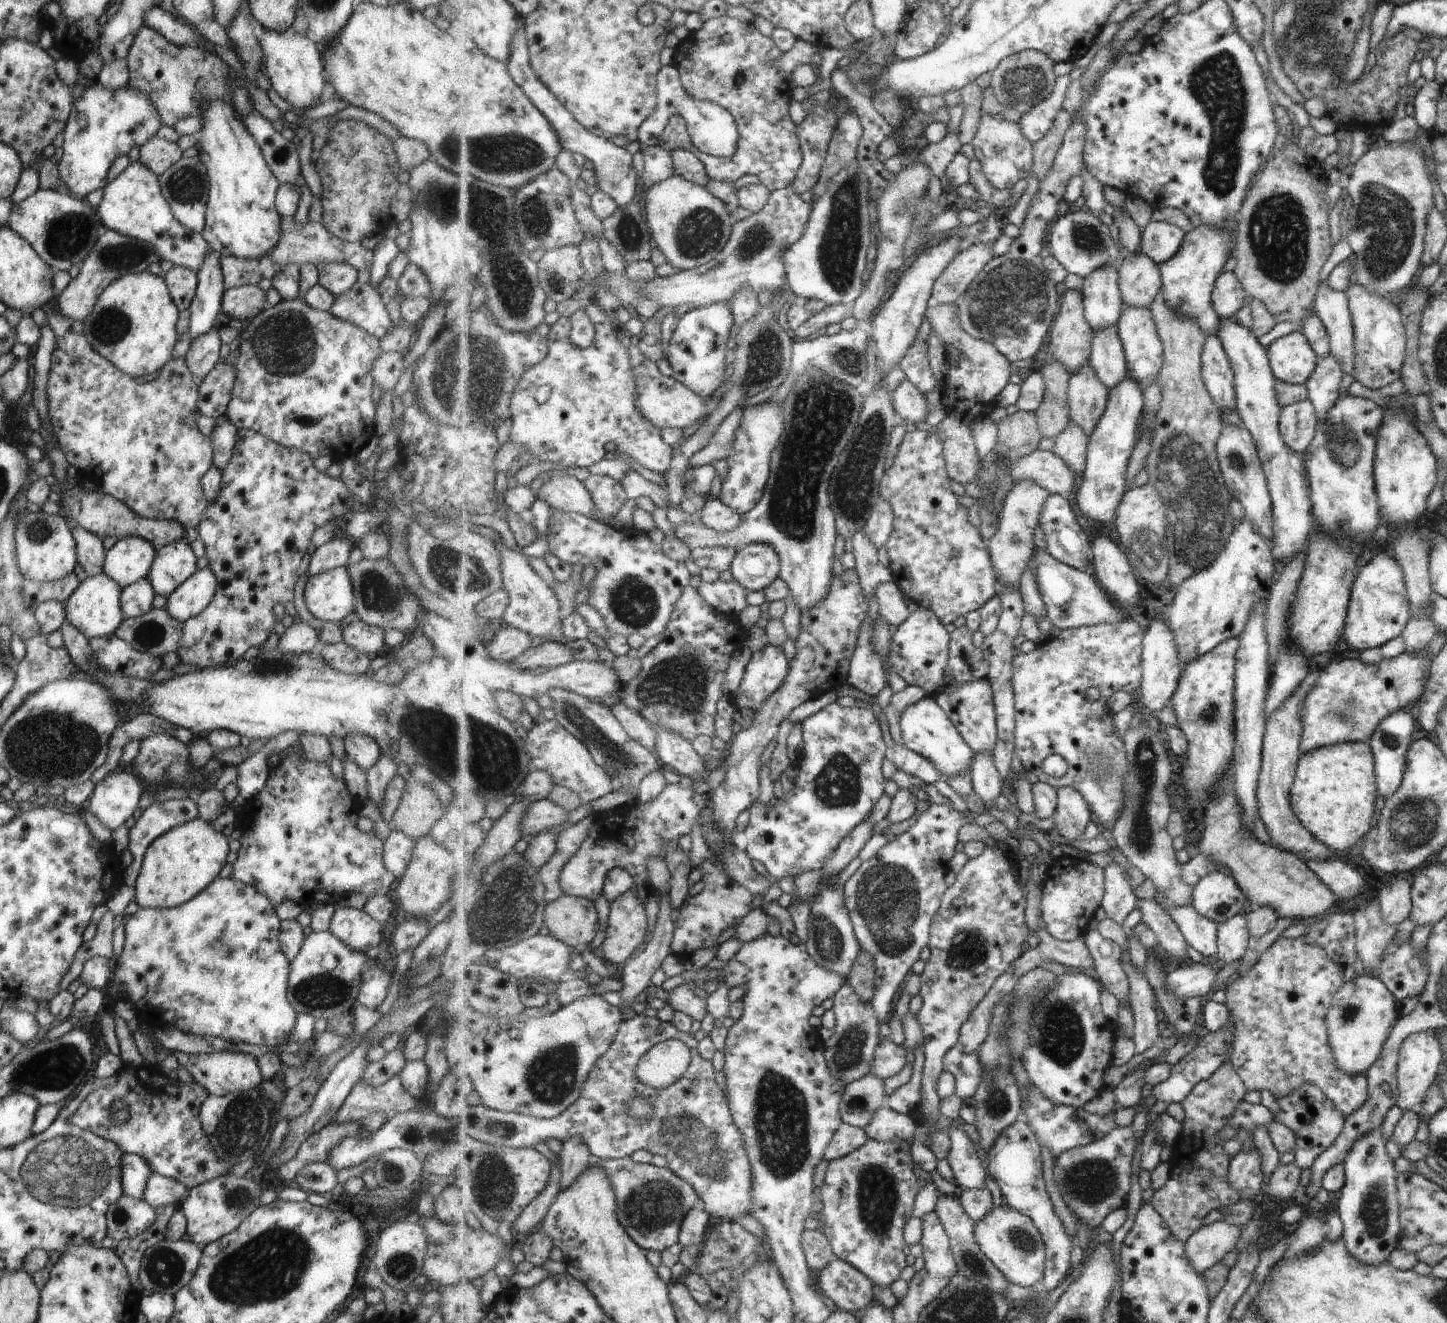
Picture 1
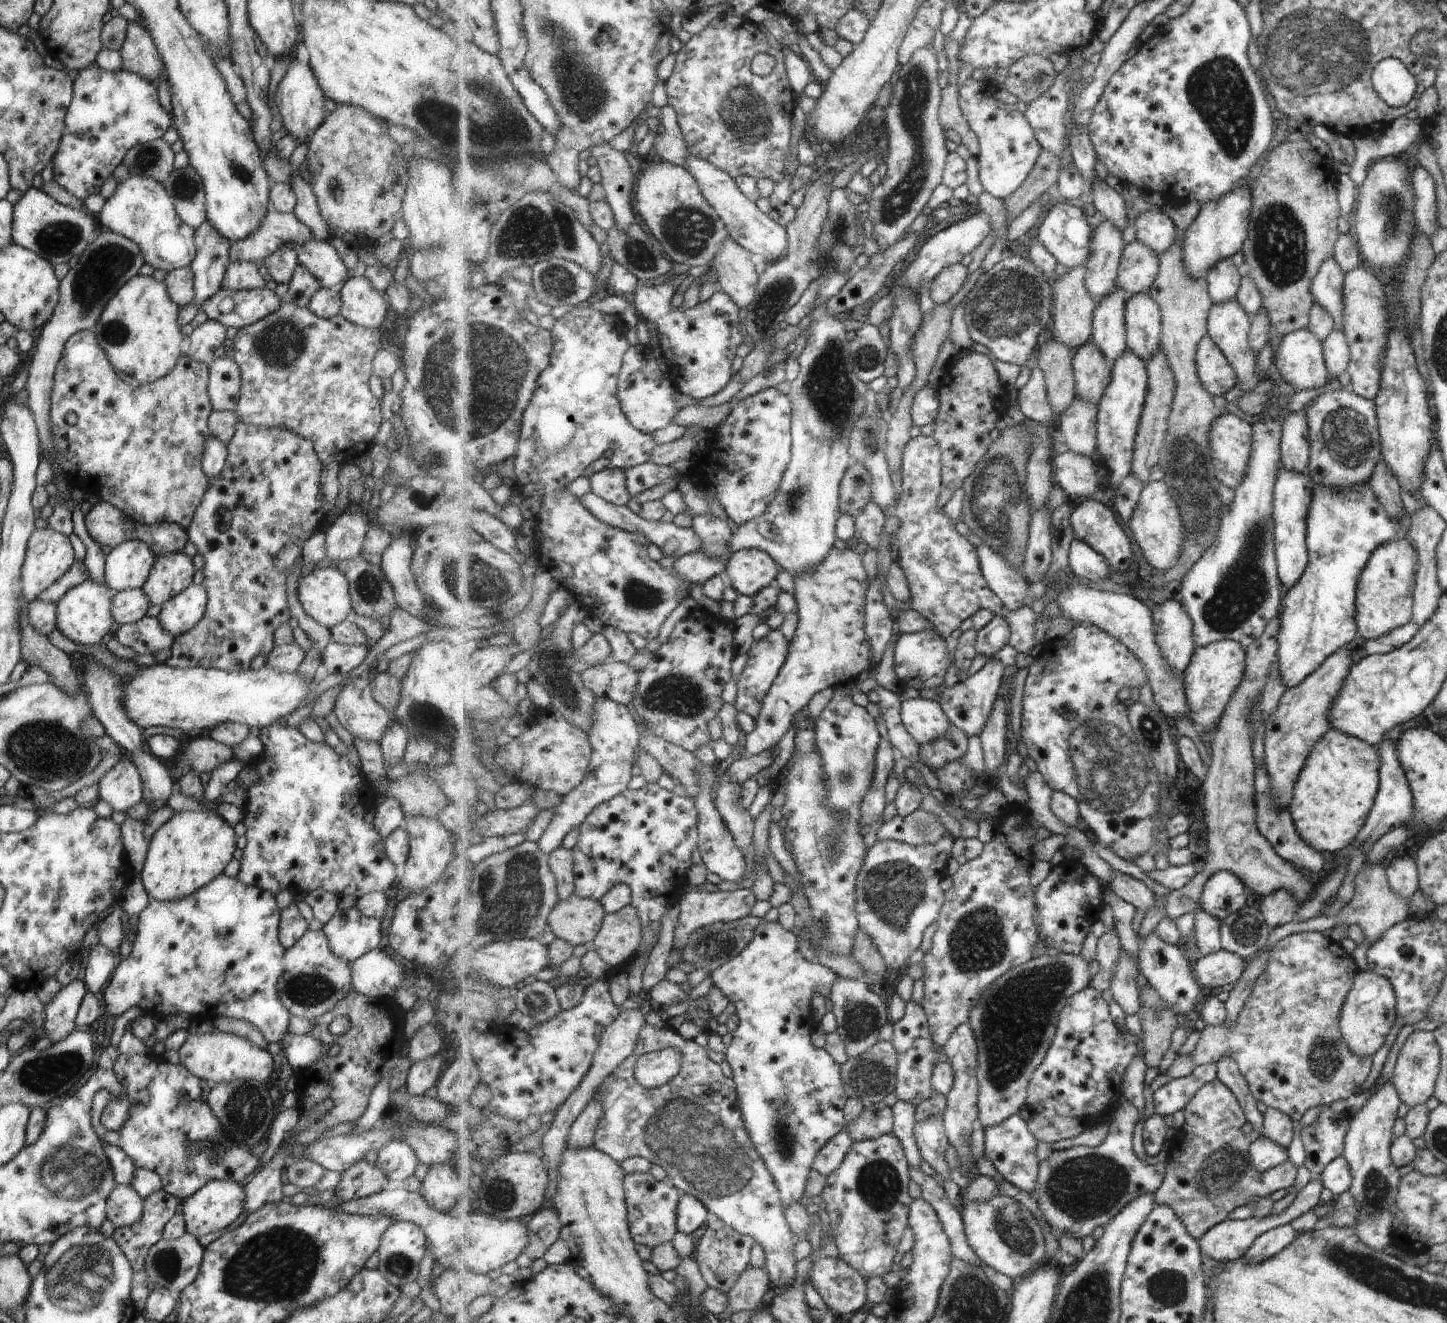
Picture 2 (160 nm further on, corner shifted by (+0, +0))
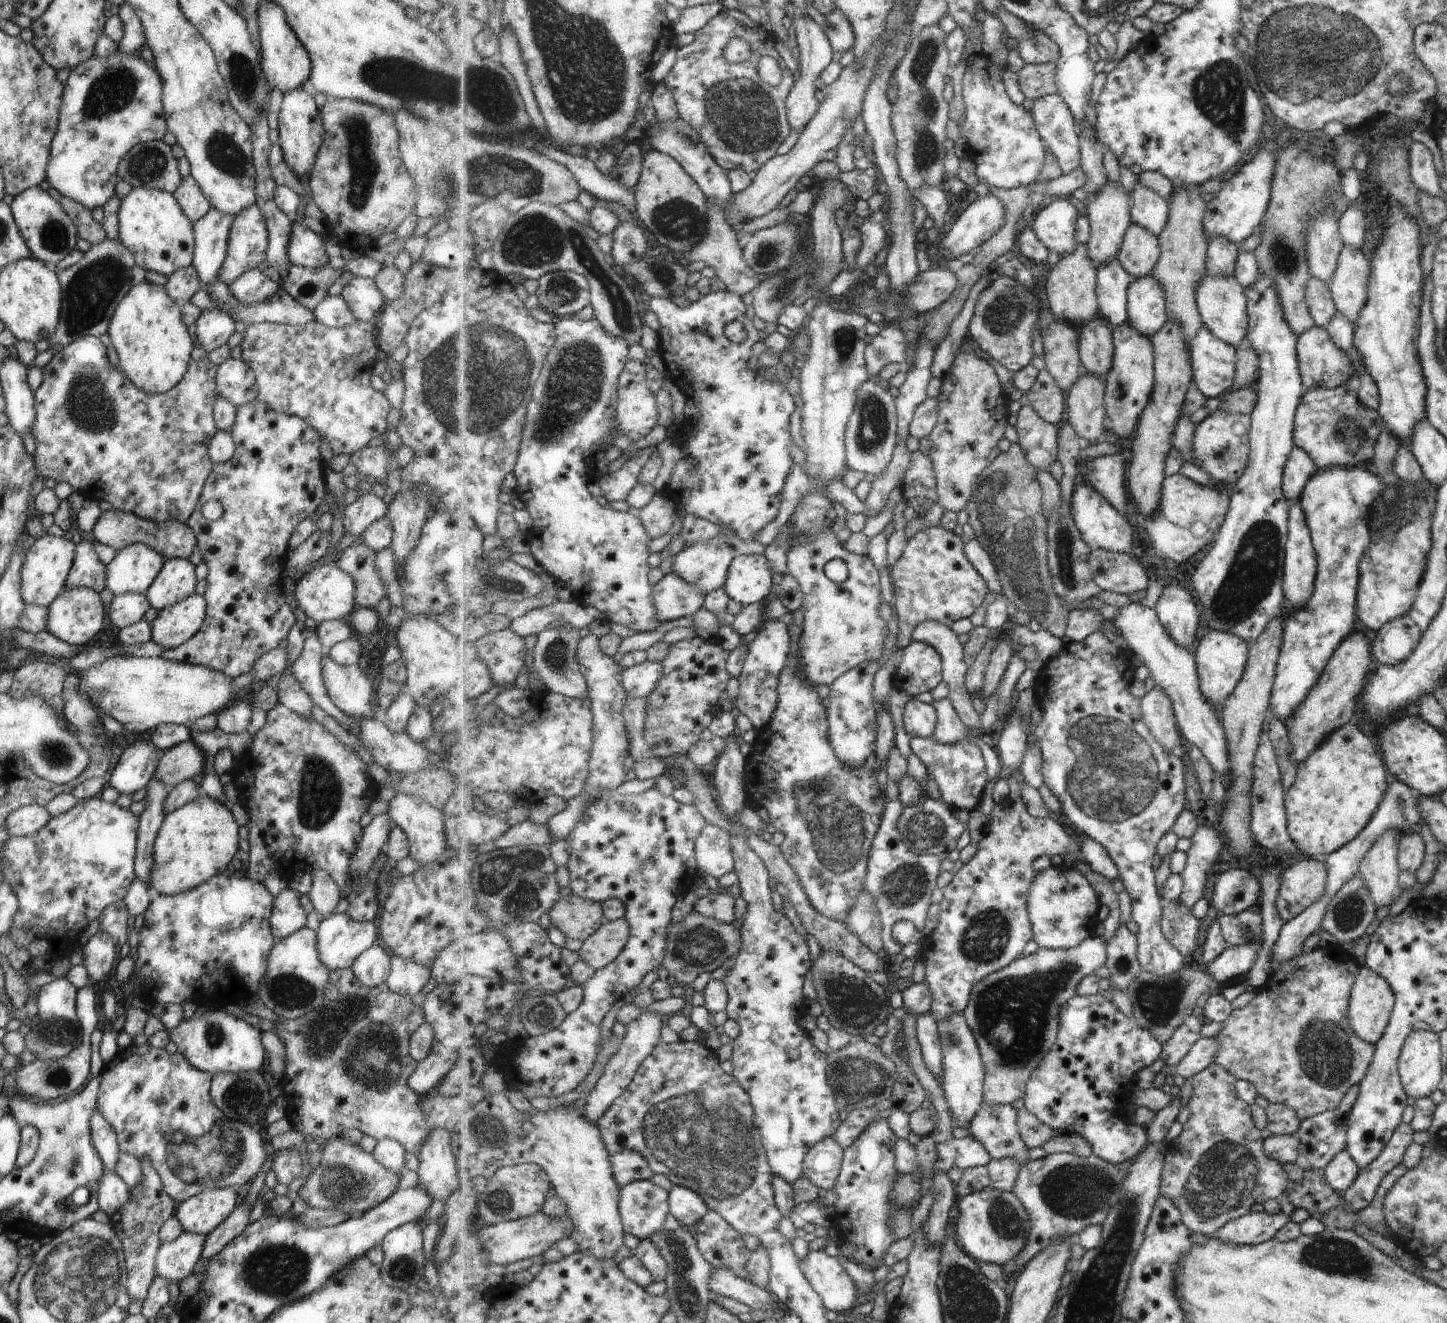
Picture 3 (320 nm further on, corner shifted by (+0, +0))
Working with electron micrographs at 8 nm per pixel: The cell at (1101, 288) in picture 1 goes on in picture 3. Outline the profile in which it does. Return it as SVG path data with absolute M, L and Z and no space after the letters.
M1109 181L1103 187L1087 207L1087 219L1090 223L1090 238L1087 242L1088 251L1095 264L1111 263L1120 254L1121 245L1124 243L1124 236L1131 226L1131 193L1128 195L1121 183Z

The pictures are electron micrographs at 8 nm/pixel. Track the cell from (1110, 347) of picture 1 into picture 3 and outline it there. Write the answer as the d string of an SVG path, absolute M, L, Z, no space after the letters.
M1117 258L1111 263L1095 265L1098 274L1096 291L1101 315L1110 322L1111 328L1119 327L1120 324L1128 322L1128 290L1135 278Z

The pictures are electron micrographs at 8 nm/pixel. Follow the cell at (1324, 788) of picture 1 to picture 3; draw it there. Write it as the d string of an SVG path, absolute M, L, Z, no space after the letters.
M1345 723L1326 736L1306 759L1296 766L1291 786L1284 792L1282 803L1286 831L1299 852L1305 857L1323 858L1353 840L1377 810L1389 784L1389 772L1384 767L1379 749L1374 740L1361 734L1355 724Z

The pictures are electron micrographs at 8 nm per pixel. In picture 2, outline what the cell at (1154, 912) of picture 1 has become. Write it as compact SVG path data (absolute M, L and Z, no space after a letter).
M1113 869L1112 872L1110 886L1123 900L1144 911L1155 905L1156 896L1143 882L1121 873L1119 870Z

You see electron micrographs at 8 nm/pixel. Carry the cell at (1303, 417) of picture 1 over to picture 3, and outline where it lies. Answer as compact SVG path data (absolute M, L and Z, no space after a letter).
M1293 446L1288 462L1284 464L1283 480L1281 480L1282 492L1289 505L1298 500L1307 479L1317 469L1303 450Z

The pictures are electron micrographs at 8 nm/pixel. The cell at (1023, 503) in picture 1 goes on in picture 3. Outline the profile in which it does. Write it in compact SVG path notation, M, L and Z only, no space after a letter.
M1023 396L1023 403L1018 412L1015 426L1019 444L1025 451L1029 462L1039 469L1049 470L1049 466L1057 460L1058 425L1051 424L1036 411L1036 408Z

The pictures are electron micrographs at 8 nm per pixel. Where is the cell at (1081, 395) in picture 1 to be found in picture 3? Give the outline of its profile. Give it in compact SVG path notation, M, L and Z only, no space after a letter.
M1097 314L1089 324L1080 331L1080 357L1084 371L1105 378L1114 365L1115 345L1113 328L1110 322Z

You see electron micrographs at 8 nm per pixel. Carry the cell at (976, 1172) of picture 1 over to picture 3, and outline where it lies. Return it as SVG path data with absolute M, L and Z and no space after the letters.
M964 1011L948 1016L938 1024L943 1051L943 1074L941 1084L949 1110L953 1114L953 1127L969 1128L977 1112L983 1107L986 1066L973 1029L969 1026Z

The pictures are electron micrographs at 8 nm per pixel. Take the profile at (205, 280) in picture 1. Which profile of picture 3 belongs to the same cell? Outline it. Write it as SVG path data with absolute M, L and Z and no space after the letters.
M210 209L199 220L192 223L194 234L194 251L192 264L201 288L207 282L218 280L217 270L226 256L228 230L233 215Z

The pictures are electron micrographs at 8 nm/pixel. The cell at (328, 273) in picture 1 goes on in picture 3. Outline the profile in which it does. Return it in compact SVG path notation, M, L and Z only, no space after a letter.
M292 220L286 255L290 265L317 268L327 263L329 254L324 251L322 235Z

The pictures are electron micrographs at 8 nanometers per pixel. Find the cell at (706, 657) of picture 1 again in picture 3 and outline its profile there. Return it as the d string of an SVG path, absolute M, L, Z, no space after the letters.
M696 636L690 640L671 644L668 655L662 661L664 674L657 688L646 698L648 709L644 737L650 744L651 756L658 759L668 759L676 755L686 755L701 740L703 730L709 728L716 713L721 711L719 707L721 694L728 690L728 682L732 677L728 671L729 655L721 648L717 639L703 640L703 638Z

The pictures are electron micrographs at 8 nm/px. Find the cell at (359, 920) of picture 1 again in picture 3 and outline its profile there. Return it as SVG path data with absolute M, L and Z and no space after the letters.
M345 913L325 916L316 929L319 962L329 972L350 967L361 951L374 944L376 931L372 921L354 921Z

